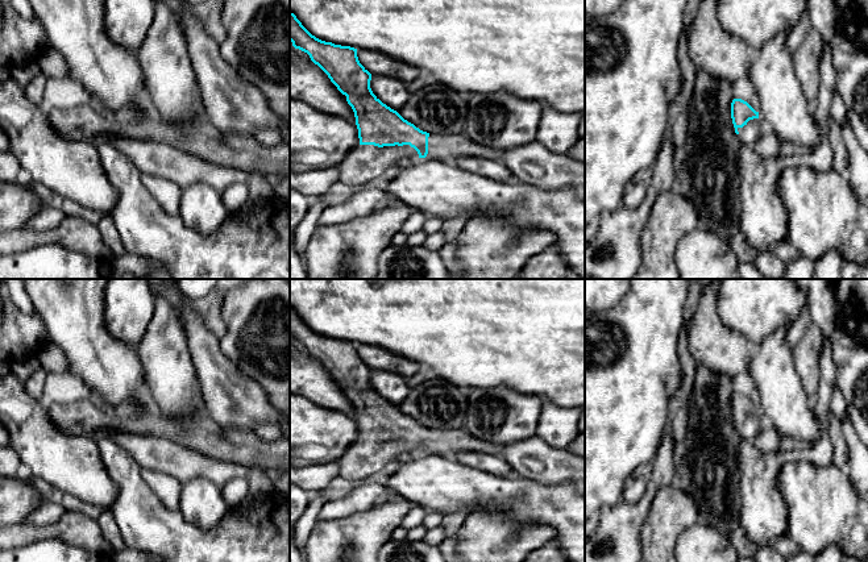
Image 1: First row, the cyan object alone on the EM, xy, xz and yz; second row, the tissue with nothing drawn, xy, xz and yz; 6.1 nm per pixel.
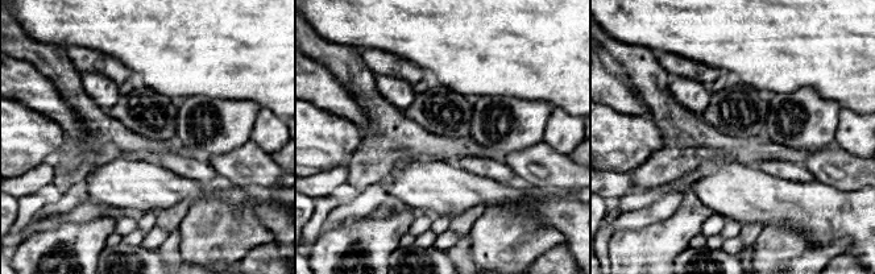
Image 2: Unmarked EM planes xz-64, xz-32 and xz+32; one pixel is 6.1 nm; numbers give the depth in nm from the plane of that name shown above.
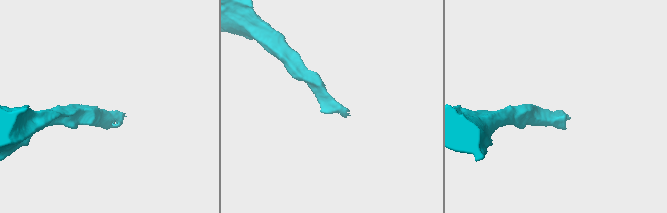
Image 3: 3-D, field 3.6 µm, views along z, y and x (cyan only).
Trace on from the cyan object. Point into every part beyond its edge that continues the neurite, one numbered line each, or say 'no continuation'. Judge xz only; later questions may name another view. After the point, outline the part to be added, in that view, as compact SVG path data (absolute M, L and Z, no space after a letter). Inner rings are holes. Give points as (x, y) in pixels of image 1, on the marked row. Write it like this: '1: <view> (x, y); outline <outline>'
1: xz (366, 163); outline M358 145L337 166L339 182L352 188L378 183L390 170L416 158L419 154L410 145L383 147Z

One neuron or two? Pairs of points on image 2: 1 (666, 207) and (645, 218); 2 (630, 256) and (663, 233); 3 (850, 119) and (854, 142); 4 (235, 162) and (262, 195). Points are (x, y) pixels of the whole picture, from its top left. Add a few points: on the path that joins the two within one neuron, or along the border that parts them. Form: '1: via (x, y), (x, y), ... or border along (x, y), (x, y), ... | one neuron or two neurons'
1: via (660, 210), (650, 215) | one neuron
2: via (638, 256), (655, 241) | one neuron
3: via (851, 124), (854, 137) | one neuron
4: border along (233, 185), (281, 186) | two neurons

